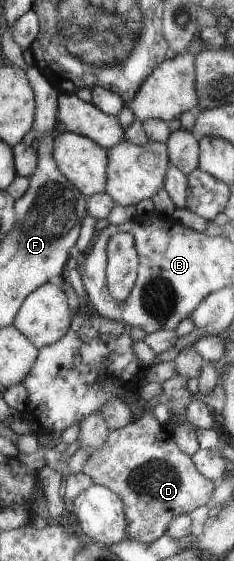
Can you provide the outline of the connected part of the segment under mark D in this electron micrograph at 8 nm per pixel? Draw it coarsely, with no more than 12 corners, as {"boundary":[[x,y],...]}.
{"boundary":[[148,410],[80,471],[120,496],[128,539],[161,539],[208,505],[197,472]]}

